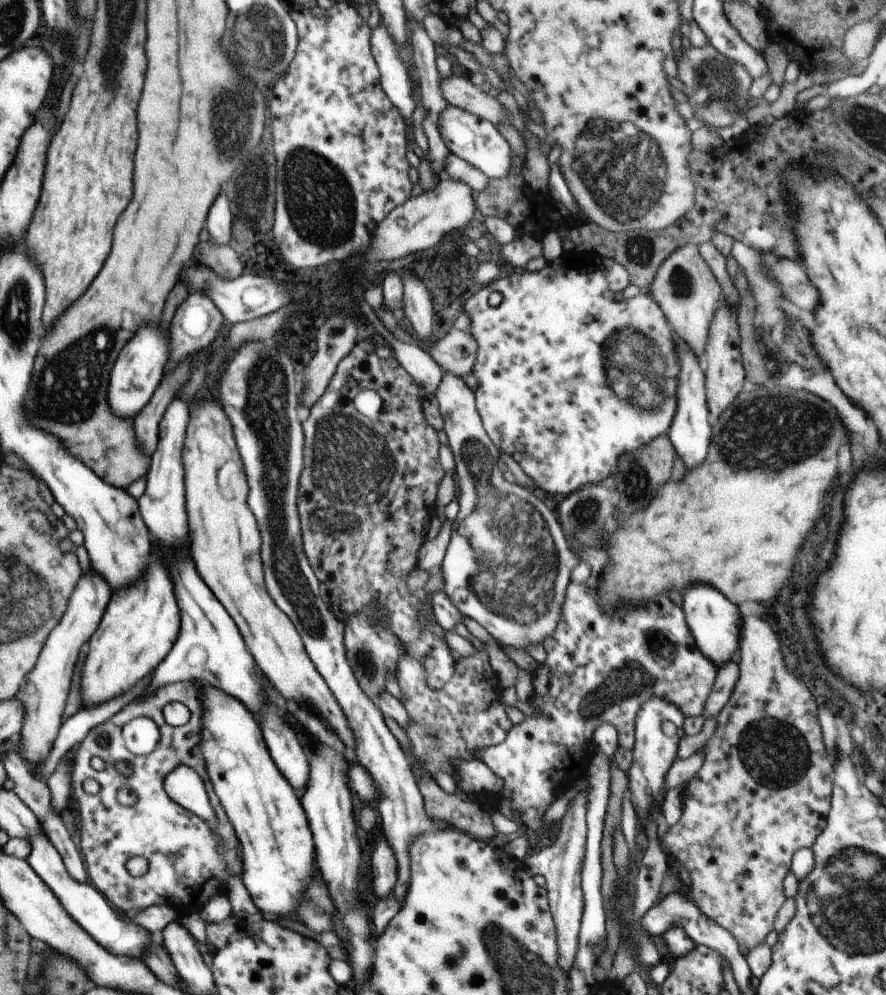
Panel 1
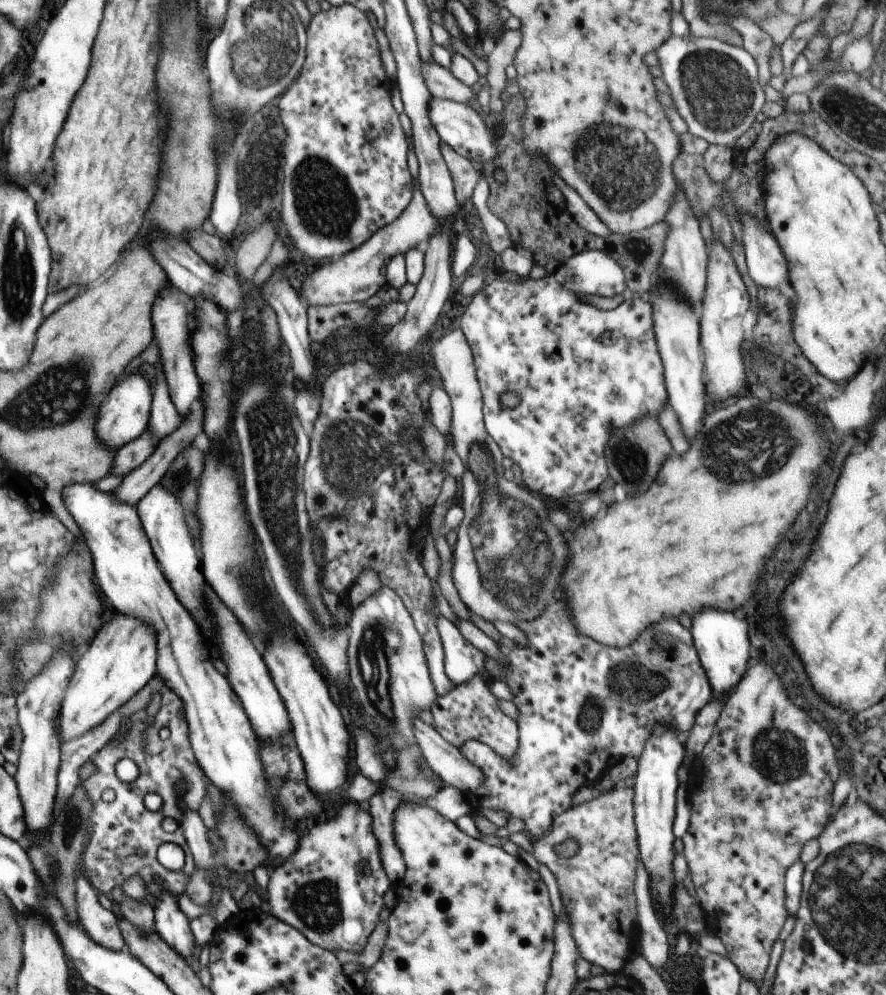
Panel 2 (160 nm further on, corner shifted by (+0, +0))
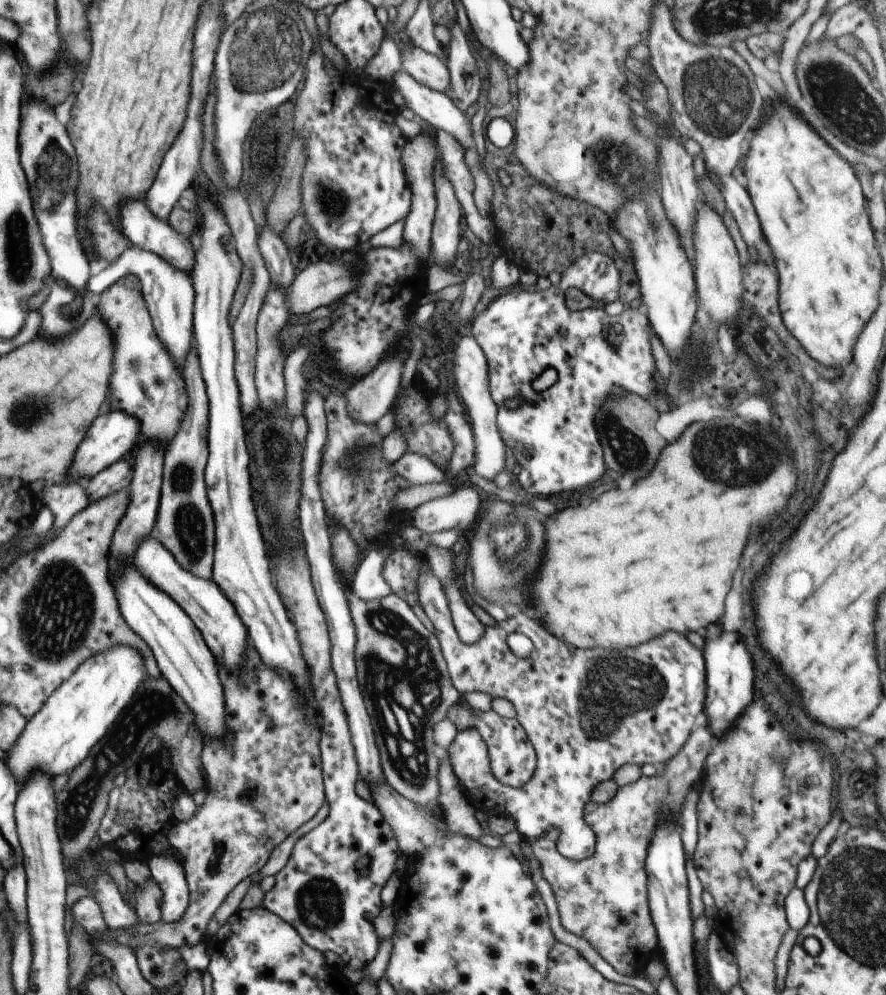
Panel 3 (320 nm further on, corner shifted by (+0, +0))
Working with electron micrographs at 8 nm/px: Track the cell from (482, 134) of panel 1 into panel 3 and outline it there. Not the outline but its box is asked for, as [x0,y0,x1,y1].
[392,69,474,149]

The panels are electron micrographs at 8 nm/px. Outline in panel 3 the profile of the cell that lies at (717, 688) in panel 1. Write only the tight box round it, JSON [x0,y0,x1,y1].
[531,727,716,976]

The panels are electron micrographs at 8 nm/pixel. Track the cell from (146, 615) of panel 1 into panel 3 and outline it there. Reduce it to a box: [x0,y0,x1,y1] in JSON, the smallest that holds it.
[5,646,144,792]

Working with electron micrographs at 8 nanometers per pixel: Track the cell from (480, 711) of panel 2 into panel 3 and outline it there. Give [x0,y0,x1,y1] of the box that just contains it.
[447,700,537,787]

